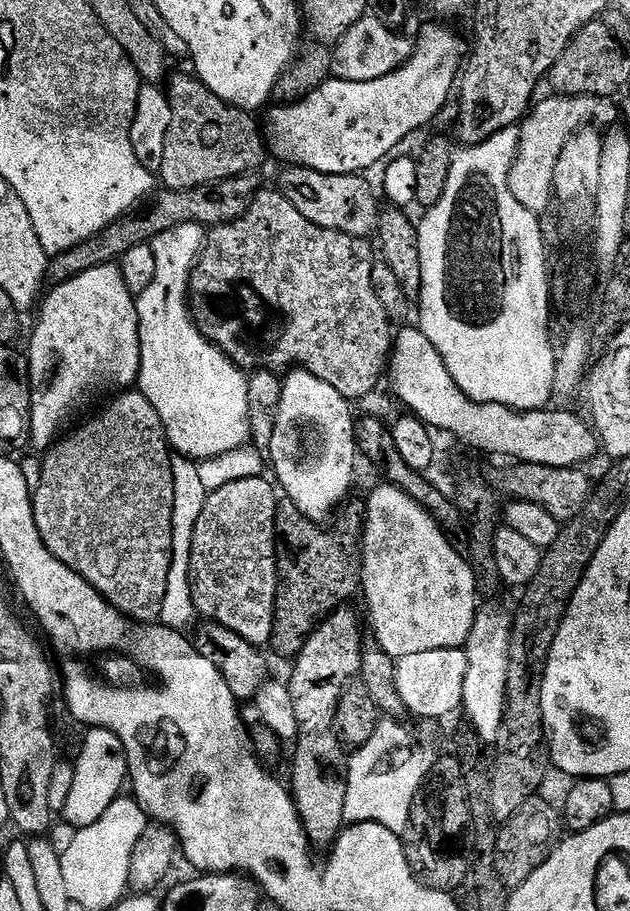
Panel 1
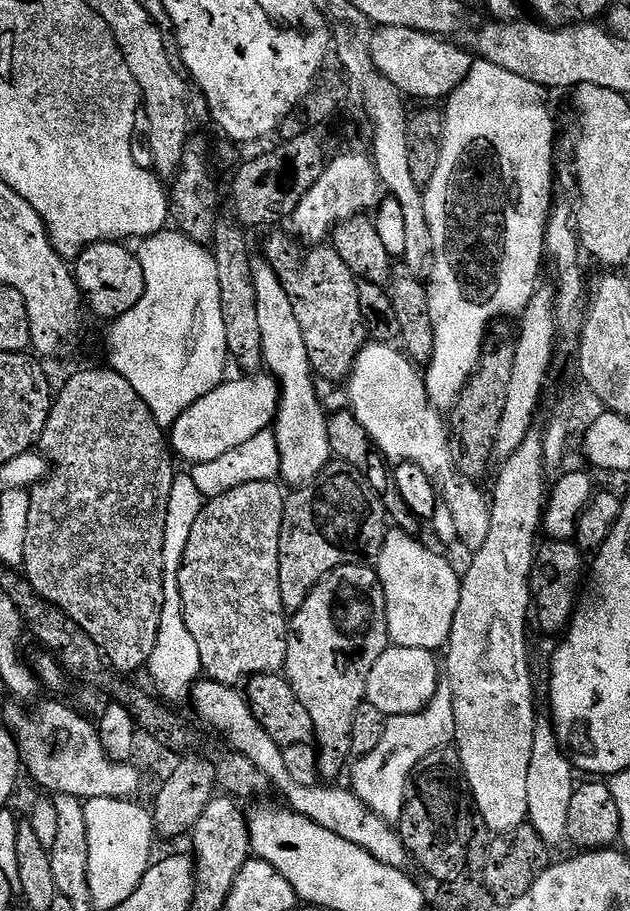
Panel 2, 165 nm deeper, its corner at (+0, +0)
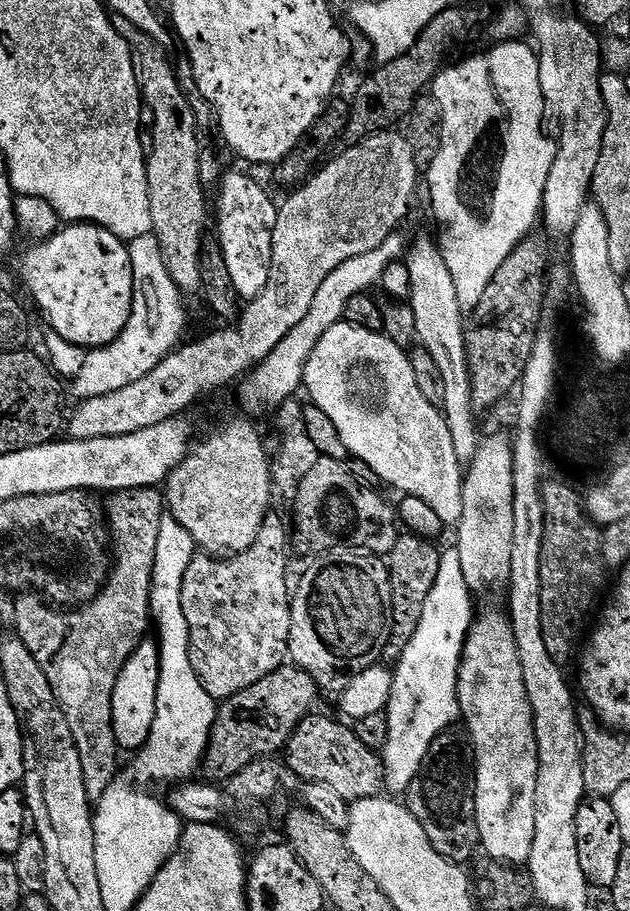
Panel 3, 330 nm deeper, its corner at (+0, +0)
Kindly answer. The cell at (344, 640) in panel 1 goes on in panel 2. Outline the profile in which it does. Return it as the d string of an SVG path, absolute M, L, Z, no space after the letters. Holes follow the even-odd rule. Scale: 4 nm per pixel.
M353 562L343 564L341 568L335 568L333 572L327 572L326 575L312 587L312 592L306 598L304 605L298 609L291 617L290 627L288 629L288 649L286 650L286 658L284 659L284 667L282 675L288 681L288 685L294 690L294 694L298 694L298 702L302 702L308 711L308 717L312 723L312 731L314 733L314 744L318 749L316 754L317 770L319 779L324 782L336 782L340 776L340 771L344 768L344 760L340 757L340 752L353 751L352 747L352 723L354 722L354 714L365 703L368 694L368 679L370 678L370 670L374 670L374 662L378 662L381 654L390 646L388 639L388 623L386 622L386 614L384 613L384 591L380 585L380 579L376 577L375 567L368 566L363 568L363 563Z

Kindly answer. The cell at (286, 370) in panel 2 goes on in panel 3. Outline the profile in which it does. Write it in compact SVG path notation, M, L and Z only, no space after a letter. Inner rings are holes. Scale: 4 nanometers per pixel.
M226 171L218 184L219 190L216 204L214 200L215 235L226 258L226 270L230 270L234 290L240 295L241 301L247 302L258 298L266 282L270 282L278 204L268 197L267 190L258 181L251 180L244 172Z

